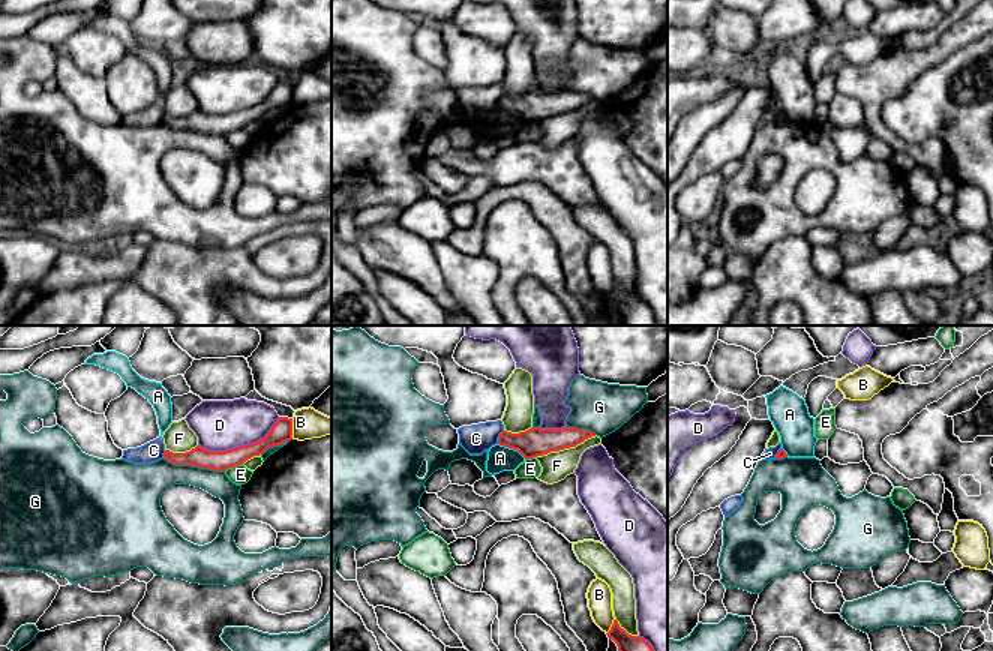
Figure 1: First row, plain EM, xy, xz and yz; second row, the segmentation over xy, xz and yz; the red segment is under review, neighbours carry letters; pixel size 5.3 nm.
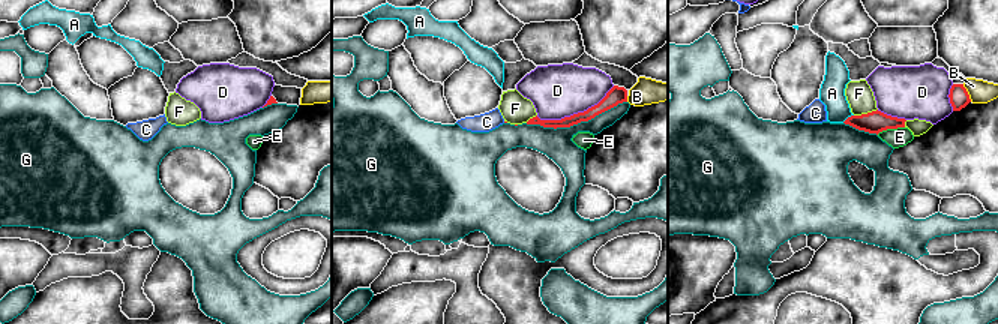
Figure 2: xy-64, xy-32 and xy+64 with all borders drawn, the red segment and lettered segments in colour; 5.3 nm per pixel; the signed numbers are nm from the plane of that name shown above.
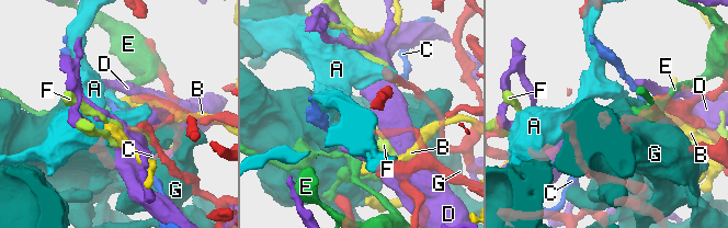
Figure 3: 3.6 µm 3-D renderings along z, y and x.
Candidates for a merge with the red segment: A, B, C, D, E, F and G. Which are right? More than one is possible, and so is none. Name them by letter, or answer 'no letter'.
no letter

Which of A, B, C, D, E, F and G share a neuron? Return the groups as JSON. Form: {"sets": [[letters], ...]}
{"sets": [["A"], ["B"], ["C"], ["D"], ["E"], ["F"], ["G"]]}

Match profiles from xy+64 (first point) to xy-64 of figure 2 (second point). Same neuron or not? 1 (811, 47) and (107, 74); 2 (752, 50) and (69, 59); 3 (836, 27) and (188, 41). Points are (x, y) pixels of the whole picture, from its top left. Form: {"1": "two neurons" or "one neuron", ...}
{"1": "two neurons", "2": "two neurons", "3": "two neurons"}

